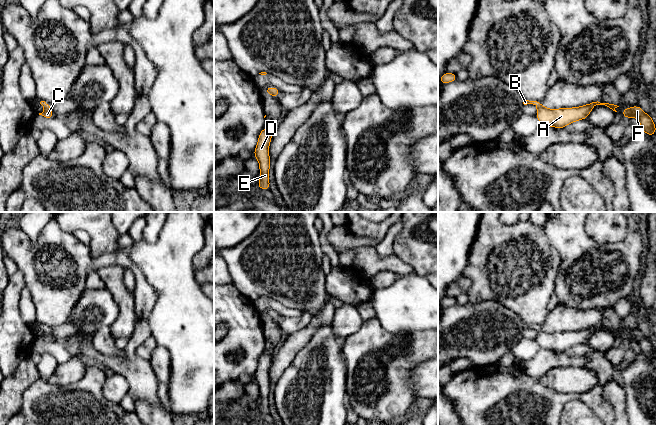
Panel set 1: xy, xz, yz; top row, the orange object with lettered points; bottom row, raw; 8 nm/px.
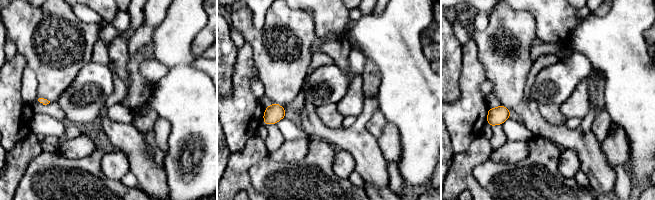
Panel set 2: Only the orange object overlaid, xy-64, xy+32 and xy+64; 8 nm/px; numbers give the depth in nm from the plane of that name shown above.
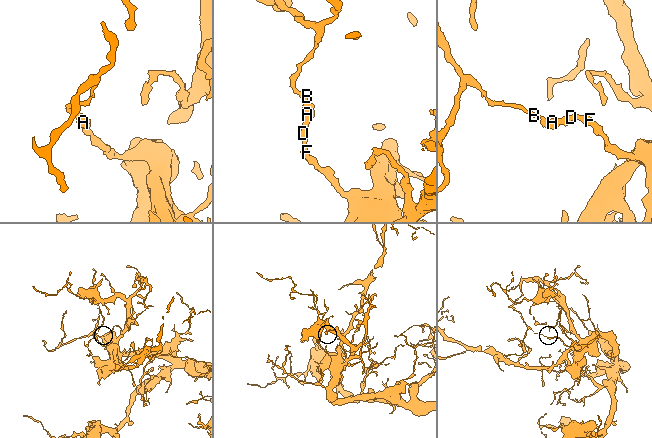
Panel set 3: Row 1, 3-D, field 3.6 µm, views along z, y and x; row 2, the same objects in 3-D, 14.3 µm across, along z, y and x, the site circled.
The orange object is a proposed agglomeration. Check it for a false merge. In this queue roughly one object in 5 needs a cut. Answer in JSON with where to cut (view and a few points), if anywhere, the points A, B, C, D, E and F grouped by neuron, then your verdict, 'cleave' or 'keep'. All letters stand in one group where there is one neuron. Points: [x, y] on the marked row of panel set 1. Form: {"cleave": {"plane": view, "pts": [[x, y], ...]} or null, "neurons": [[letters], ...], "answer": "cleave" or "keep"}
{"cleave": null, "neurons": [["A", "B", "C", "D", "E", "F"]], "answer": "keep"}

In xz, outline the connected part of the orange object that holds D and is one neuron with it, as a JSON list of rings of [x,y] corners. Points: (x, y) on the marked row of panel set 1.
[[[265,126],[259,134],[258,143],[255,148],[254,156],[259,162],[260,177],[258,182],[259,189],[269,190],[269,169],[271,159],[269,157],[269,145],[272,139],[272,132]]]

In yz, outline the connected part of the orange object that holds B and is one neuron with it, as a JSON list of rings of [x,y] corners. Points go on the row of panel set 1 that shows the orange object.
[[[523,99],[523,104],[524,105],[533,104],[537,106],[537,113],[535,116],[538,118],[540,124],[559,129],[562,129],[575,121],[584,120],[589,116],[591,110],[596,105],[605,105],[615,112],[617,112],[615,109],[619,107],[614,104],[600,103],[598,101],[580,107],[559,108],[559,109],[548,109],[544,107],[542,103],[539,103],[537,101],[529,101],[526,99]]]

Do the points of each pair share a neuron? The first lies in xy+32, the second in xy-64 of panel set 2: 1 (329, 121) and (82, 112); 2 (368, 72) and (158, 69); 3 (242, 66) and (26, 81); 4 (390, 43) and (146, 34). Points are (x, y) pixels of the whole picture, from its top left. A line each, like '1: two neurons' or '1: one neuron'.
1: two neurons
2: one neuron
3: two neurons
4: two neurons

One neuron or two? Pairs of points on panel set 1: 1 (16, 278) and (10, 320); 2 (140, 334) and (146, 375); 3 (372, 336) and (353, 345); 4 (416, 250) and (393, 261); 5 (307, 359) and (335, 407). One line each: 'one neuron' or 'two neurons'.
1: one neuron
2: one neuron
3: one neuron
4: two neurons
5: one neuron

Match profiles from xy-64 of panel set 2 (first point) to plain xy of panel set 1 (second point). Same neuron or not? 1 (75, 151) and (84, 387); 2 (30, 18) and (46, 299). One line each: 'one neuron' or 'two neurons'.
1: two neurons
2: one neuron

